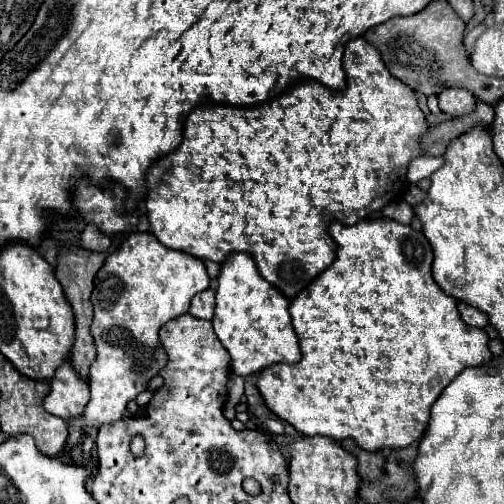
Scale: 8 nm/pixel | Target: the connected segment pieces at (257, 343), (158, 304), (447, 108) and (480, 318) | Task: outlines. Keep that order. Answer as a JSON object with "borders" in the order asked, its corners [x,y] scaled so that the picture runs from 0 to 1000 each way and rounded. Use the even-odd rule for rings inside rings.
{"borders":[[[[460,504],[437,536],[429,563],[425,659],[456,702],[456,730],[472,746],[496,746],[528,726],[595,714],[591,667],[571,623],[571,595],[556,575],[536,567],[496,516],[496,504]]],[[[258,464],[230,500],[222,500],[190,544],[183,603],[183,667],[194,706],[179,726],[179,798],[167,825],[135,837],[135,893],[159,877],[163,845],[202,845],[246,825],[250,802],[294,770],[294,758],[329,726],[329,694],[317,683],[313,655],[341,631],[373,619],[385,583],[417,567],[417,548],[401,516],[321,488],[306,464]]],[[[889,175],[869,190],[873,214],[877,222],[893,226],[897,234],[909,234],[917,226],[933,226],[944,210],[944,194],[940,187],[933,187],[929,179],[917,175]]],[[[909,603],[909,615],[913,615],[913,631],[937,647],[937,651],[960,651],[968,643],[968,631],[964,623],[956,623],[952,615],[940,615],[937,607],[925,607],[925,603]]]]}

